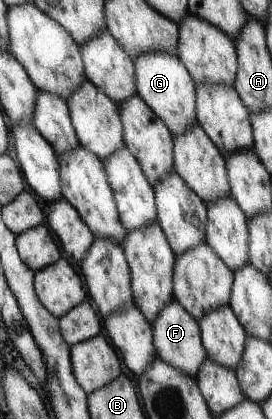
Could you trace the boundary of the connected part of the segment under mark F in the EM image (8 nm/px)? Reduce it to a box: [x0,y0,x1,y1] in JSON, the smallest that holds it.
[152,299,208,379]

